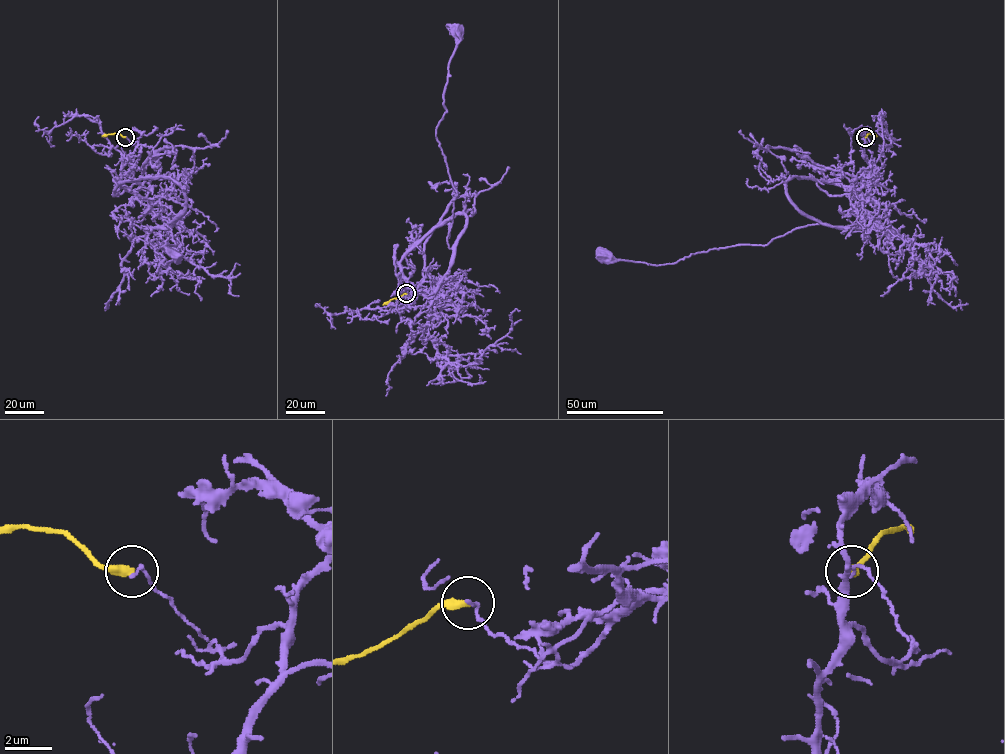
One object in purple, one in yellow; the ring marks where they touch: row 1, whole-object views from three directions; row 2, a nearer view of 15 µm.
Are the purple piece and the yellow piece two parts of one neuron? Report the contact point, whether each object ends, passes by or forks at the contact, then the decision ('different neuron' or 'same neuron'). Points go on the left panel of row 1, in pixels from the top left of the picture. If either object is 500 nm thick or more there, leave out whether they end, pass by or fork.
(125, 137) | purple ends | yellow ends | different neuron

